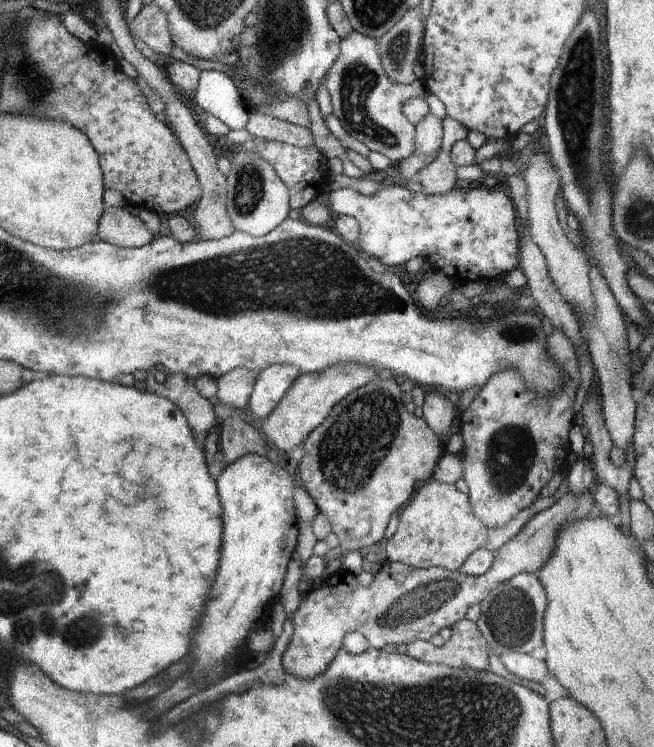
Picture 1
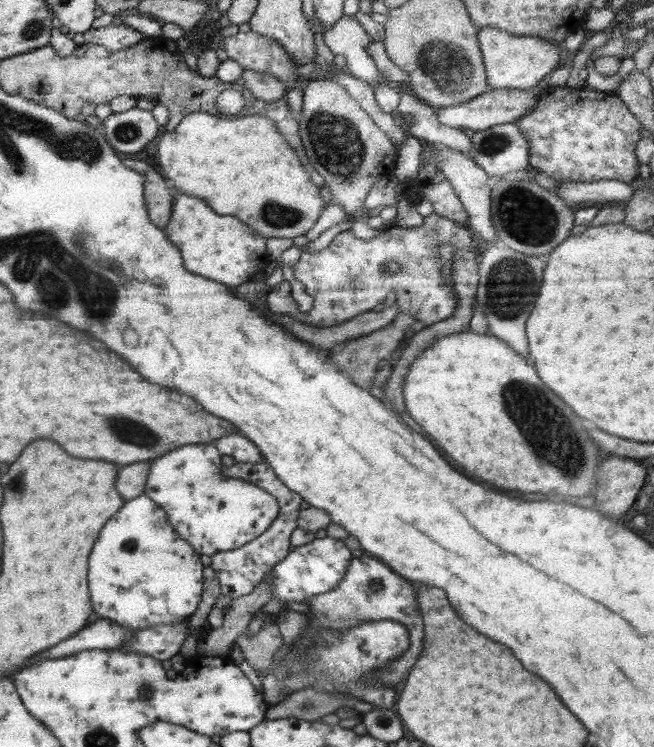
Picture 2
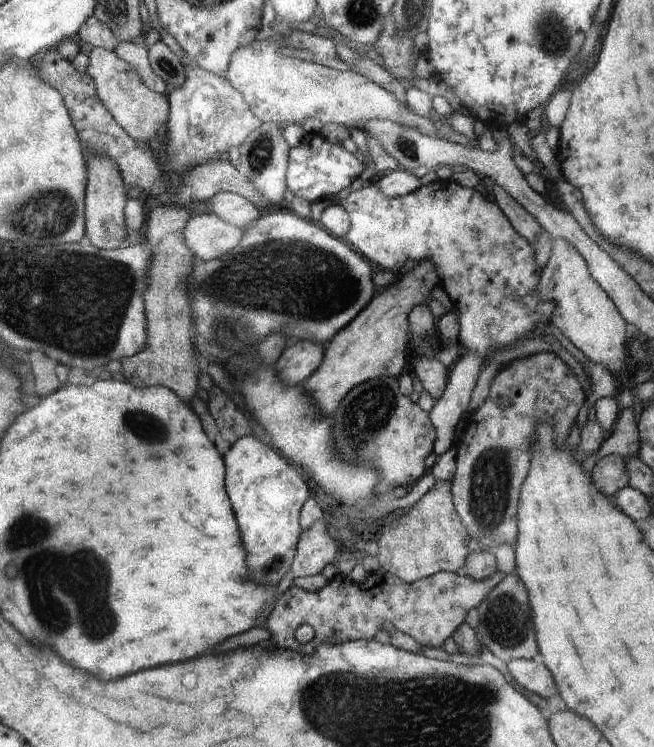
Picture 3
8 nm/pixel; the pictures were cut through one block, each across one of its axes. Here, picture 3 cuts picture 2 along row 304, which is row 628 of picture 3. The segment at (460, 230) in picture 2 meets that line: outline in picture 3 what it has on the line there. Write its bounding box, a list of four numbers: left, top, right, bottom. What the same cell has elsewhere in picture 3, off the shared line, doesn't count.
[264,570,505,655]

